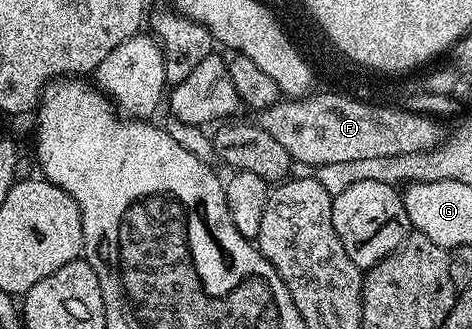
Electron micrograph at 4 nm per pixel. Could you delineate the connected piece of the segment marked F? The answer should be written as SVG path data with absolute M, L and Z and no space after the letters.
M339 91L329 92L318 94L315 92L313 95L307 95L301 99L280 99L272 107L263 109L257 114L257 125L264 131L268 131L268 135L272 135L272 139L276 139L276 143L282 144L284 151L288 151L291 162L315 167L330 163L351 162L356 159L424 152L439 144L439 122L433 116L407 112L403 108L391 107L389 104L359 101L354 96Z

